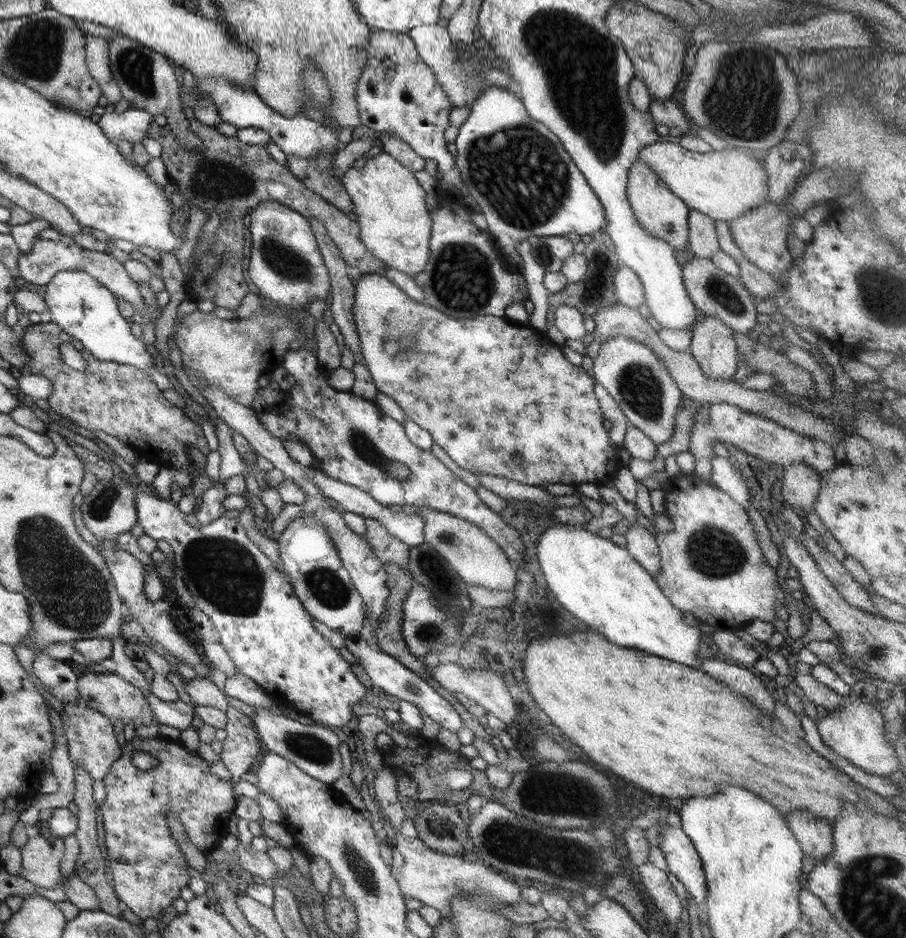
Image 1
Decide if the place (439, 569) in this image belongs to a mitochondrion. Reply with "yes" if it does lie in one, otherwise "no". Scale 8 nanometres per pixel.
yes

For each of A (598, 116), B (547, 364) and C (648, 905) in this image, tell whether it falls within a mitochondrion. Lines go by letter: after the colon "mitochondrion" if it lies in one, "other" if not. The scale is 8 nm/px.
A: mitochondrion
B: other
C: other

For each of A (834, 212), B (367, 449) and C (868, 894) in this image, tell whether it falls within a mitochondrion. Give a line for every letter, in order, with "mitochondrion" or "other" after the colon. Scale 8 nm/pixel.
A: other
B: mitochondrion
C: mitochondrion

